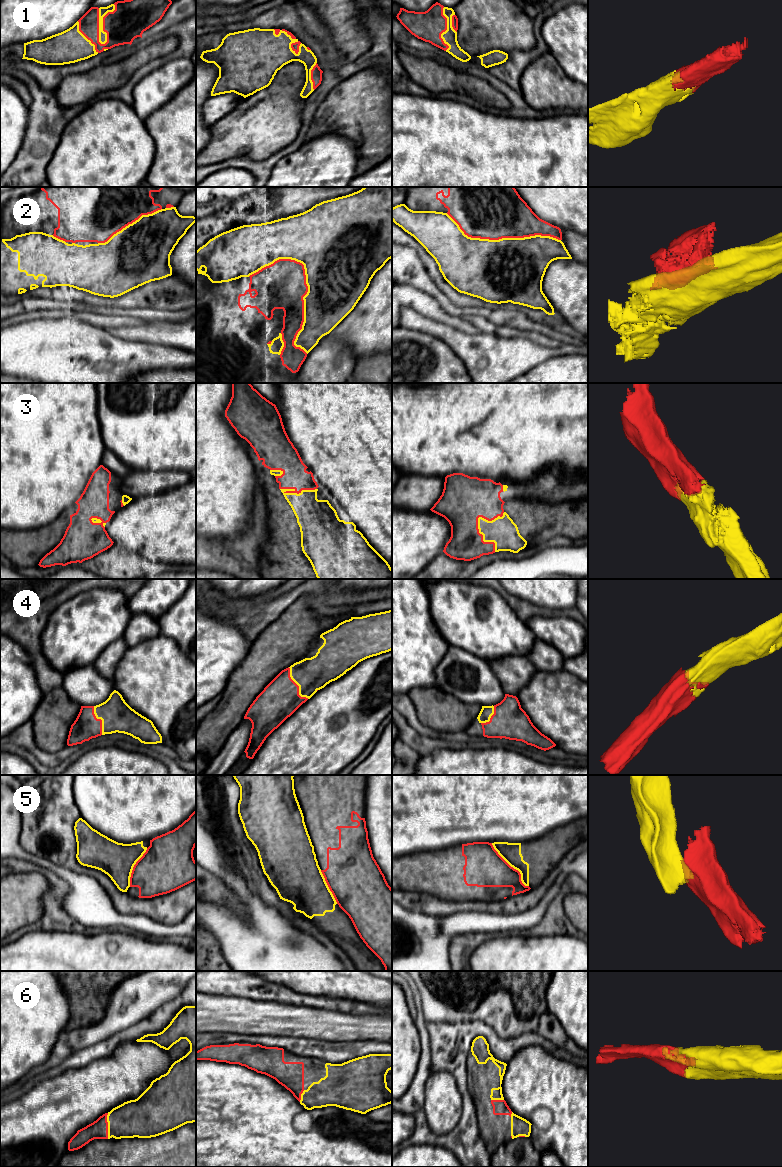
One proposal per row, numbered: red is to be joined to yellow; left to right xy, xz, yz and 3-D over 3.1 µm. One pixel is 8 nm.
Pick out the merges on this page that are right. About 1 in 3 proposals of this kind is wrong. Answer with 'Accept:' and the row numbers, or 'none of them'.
Accept: 1, 3, 4, 6

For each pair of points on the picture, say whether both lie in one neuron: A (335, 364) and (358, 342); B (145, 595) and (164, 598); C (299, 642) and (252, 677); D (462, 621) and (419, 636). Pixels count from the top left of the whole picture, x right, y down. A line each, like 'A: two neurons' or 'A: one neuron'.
A: two neurons
B: one neuron
C: one neuron
D: two neurons

